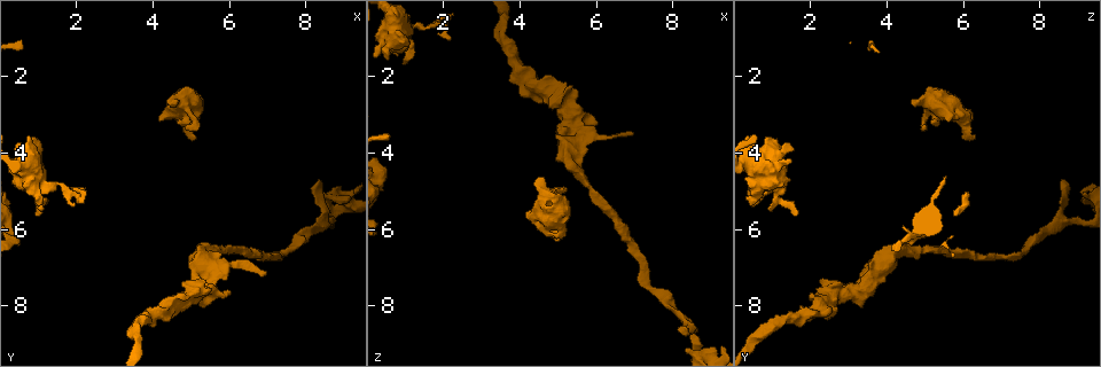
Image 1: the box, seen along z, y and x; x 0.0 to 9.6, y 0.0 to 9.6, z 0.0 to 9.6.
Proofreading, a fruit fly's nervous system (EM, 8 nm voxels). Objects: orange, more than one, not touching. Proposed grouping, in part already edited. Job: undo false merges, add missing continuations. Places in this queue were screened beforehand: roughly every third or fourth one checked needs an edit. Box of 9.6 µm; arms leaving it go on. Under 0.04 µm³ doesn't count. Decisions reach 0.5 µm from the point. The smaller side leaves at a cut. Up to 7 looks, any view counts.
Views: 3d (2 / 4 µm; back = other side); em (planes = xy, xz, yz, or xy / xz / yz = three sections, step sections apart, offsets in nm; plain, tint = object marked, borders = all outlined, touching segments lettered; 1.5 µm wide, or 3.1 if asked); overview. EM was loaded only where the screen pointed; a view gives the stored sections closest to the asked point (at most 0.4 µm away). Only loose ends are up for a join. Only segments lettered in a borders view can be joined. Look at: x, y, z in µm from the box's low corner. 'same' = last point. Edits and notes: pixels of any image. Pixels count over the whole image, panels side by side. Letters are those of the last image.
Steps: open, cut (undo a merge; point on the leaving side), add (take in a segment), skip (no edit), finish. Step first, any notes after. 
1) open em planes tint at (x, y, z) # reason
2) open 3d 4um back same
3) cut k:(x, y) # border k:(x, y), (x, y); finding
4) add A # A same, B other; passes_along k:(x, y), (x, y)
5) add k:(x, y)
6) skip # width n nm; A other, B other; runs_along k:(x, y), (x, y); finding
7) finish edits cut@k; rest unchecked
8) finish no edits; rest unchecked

open em xz step 8 borders at (6.90, 7.15, 3.60)

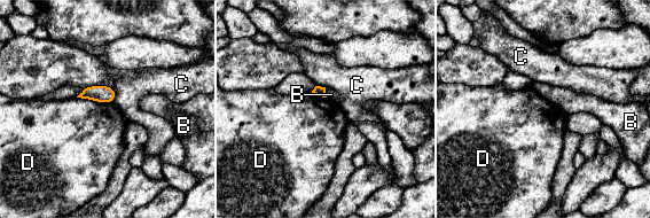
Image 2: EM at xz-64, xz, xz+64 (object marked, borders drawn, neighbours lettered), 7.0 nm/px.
skip # longest_contact D 260 nm; B other, C other, D other; no lettered segment goes on from it

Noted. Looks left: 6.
open 3d 2um at (2.20, 5.00, 1.00)

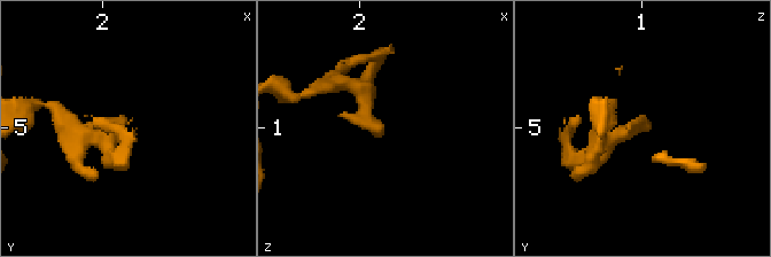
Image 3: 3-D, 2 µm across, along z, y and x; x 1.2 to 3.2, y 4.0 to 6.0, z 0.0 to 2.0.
open em yz step 8 tint at (2.20, 4.92, 1.02)

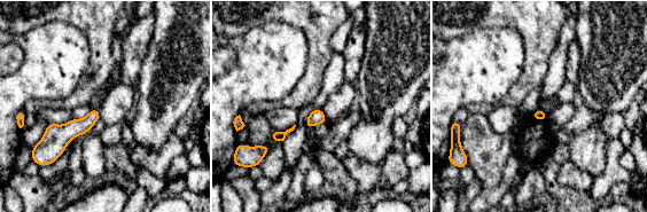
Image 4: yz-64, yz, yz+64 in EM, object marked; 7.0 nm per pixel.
open em yz step 8 borders same # see the neighbours

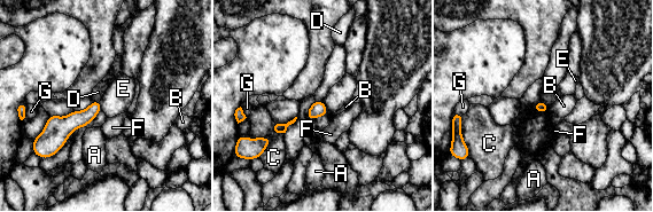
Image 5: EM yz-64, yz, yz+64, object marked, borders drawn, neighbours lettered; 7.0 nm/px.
skip # longest_contact C 140 nm; A other, B other, C other, D other, E other, F other, G other; none of them fits

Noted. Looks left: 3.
open em planes tint at (4.10, 3.15, 5.60) # branch stops here

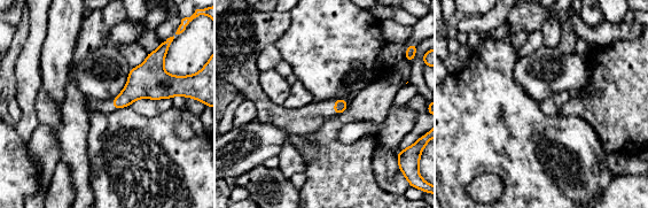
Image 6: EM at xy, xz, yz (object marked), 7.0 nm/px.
open em planes borders same # what lies round it

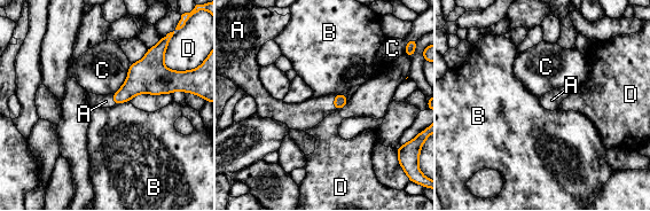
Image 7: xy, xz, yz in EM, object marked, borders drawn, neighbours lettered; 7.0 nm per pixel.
add A # longest_contact D 300 nm; A same, B other, C other, D other; passes_along 7:(341, 100), (334, 103), (304, 116); the cell continues

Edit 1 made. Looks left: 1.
finish edits add@7; rest unchecked

